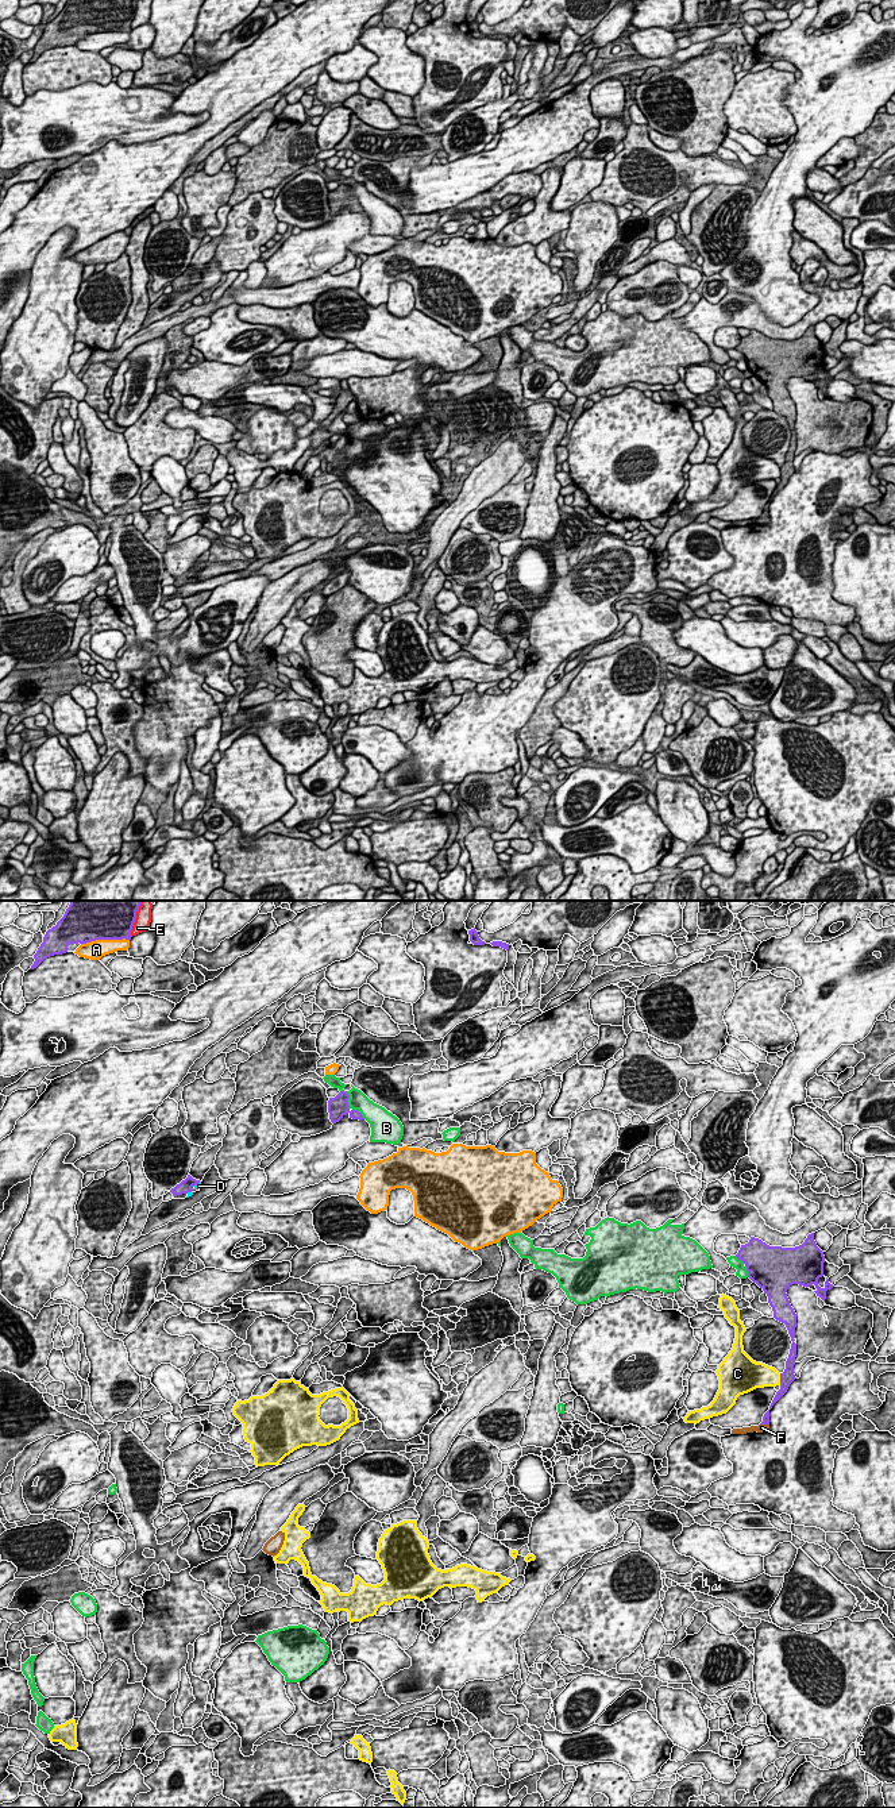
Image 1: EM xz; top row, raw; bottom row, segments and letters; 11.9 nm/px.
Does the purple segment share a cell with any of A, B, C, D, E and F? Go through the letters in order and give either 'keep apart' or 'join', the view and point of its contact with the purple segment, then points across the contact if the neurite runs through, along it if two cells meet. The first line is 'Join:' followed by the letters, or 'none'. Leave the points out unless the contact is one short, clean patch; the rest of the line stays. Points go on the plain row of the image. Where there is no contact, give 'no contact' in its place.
Join: D
A: keep apart; meets purple in xz at (104, 31)
B: keep apart; meets purple in xz at (348, 191)
C: keep apart; meets purple in xz at (780, 471)
D: join; meets purple in xz at (196, 277); runs through xz (185, 278), (196, 277), (199, 278)
E: keep apart; meets purple in xz at (134, 14)
F: keep apart; meets purple in xz at (764, 516); border along xz (760, 516), (768, 517)

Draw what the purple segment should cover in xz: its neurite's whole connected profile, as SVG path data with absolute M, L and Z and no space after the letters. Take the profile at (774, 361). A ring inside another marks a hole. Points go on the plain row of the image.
M814 325L795 340L769 339L761 332L751 329L748 336L741 338L736 350L745 356L748 370L768 389L774 410L786 417L792 433L786 462L780 466L780 482L769 498L771 502L796 471L794 467L796 406L787 390L787 381L792 377L806 381L814 377L817 381L814 385L825 394L826 383L834 378L829 375L828 370L823 381L818 378L818 371L823 369L825 348L814 334Z

